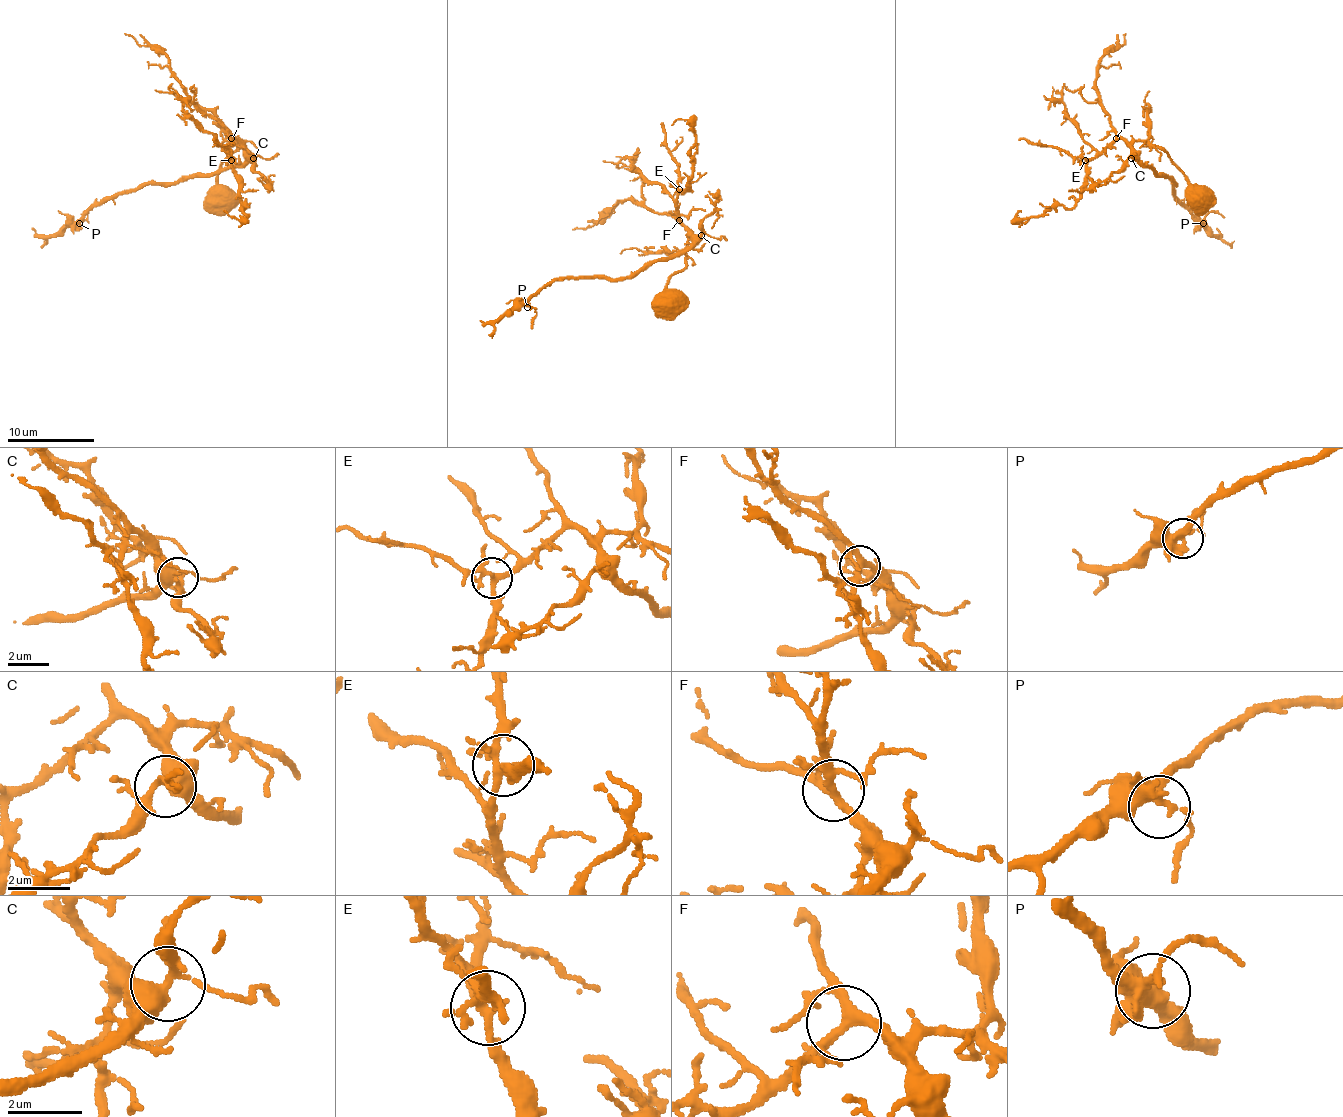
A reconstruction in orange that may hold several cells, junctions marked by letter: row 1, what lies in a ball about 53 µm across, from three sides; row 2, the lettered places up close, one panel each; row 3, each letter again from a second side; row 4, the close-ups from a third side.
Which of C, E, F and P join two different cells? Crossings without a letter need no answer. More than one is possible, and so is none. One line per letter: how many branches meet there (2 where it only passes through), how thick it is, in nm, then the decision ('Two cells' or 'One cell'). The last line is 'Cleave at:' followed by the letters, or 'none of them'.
C: Branches: 4. Thickness 320 nm. One cell
E: Branches: 5. Thickness 240 nm. One cell
F: Branches: 6. Thickness 280 nm. One cell
P: Branches: 4. Thickness 360 nm. One cell
Cleave at: none of them

